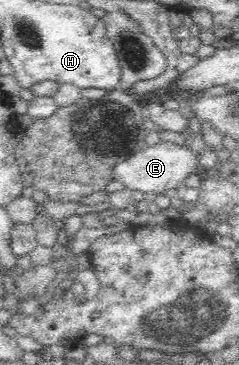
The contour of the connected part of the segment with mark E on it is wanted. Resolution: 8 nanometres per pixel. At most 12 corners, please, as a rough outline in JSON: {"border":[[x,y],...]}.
{"border":[[142,144],[109,178],[159,194],[203,174],[188,145]]}

